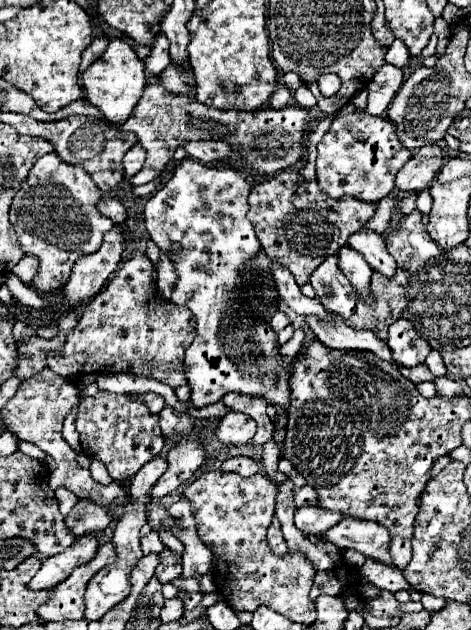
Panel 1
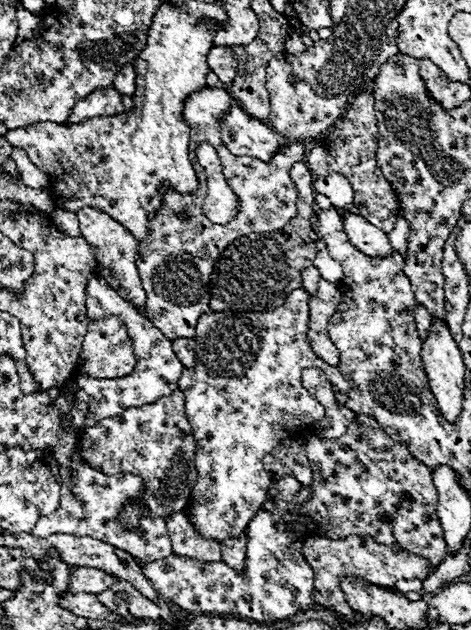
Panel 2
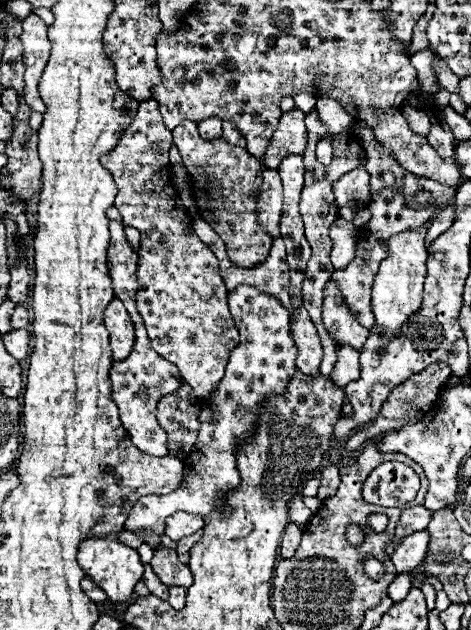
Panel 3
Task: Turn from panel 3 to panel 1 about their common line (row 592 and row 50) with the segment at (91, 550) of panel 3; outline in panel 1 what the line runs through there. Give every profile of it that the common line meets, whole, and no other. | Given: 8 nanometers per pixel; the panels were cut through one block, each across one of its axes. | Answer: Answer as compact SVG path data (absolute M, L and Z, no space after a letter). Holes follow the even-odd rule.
M116 38L108 44L104 56L84 72L82 84L88 92L88 102L96 106L112 126L120 126L132 116L134 106L144 94L144 86L146 86L144 62L136 56L136 52L130 48L126 40Z

